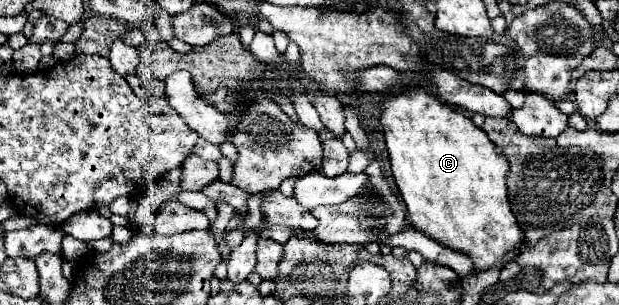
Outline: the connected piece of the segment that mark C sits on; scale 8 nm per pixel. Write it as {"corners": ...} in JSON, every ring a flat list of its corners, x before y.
{"corners":[[423,89,403,91,393,99,383,101,381,123,391,159,393,177,403,195,403,201,407,205,407,215,415,231,425,233,427,237,435,239,437,243,453,251,465,253,473,261,475,271,491,269,497,265,503,267,505,265,503,257,507,253,521,251,525,247,521,227,517,225,511,213,511,205,507,199,505,175,509,163,491,143,491,139,483,133,483,129,475,127,471,119,465,117,461,111,451,109,449,105,441,103,437,97,429,95]]}

